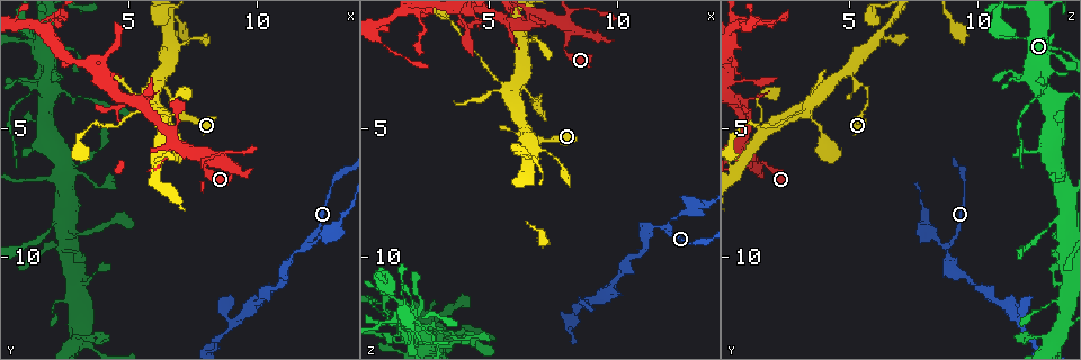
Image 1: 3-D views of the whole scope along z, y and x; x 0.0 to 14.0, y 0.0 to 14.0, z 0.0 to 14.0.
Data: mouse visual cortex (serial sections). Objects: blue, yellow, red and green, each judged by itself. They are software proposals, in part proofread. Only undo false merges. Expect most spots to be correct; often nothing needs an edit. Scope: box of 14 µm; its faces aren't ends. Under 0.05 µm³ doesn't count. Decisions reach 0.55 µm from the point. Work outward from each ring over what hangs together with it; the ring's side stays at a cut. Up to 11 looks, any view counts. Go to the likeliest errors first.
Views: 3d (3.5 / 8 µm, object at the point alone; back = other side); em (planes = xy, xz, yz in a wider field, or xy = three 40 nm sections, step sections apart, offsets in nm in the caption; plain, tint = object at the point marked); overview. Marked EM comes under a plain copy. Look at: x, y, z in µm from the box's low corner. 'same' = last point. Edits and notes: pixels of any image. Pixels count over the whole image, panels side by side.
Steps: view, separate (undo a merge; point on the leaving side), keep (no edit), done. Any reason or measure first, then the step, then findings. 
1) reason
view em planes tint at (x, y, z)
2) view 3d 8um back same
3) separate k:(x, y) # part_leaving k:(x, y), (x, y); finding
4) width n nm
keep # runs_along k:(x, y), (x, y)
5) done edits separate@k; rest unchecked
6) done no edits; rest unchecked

calibre changes
view 3d 3.5um at (2.6, 3.5, 12.8)

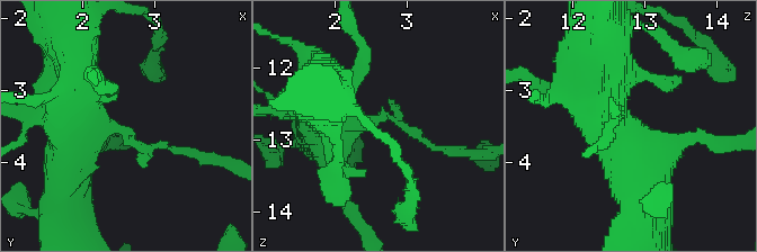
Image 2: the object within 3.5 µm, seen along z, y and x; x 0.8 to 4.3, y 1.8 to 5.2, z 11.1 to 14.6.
need the tissue
view em xy step 1 tint at (2.55, 3.55, 12.75)

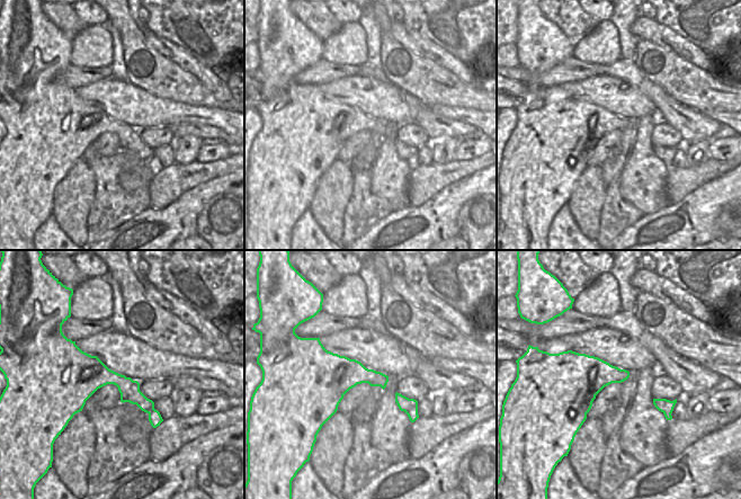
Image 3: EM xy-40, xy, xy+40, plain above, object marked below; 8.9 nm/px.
keep # runs_along 2:(320, 101), (348, 122), (386, 116), (432, 147); continuous, no second cell

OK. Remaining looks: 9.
thick turns thin
view 3d 3.5um back at (11.9, 9.6, 8.9)

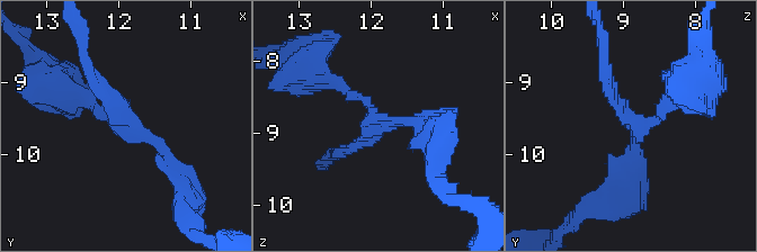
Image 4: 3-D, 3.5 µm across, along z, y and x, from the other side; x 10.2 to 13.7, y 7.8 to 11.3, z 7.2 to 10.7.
arms 3; arm_widths 150, 200, 200 nm; need the tissue
view em planes tint at (11.90, 9.55, 8.90)

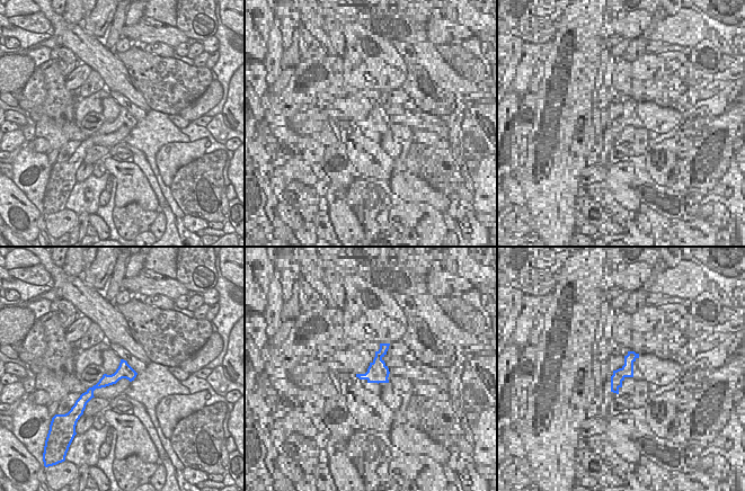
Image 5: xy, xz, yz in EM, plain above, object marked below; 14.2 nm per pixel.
keep # runs_along 5:(133, 374), (106, 380), (90, 394); one cell here

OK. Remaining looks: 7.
four-way junction
view 3d 8um at (8.2, 6.3, 1.3)

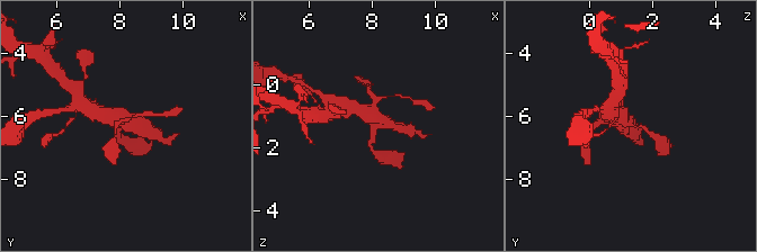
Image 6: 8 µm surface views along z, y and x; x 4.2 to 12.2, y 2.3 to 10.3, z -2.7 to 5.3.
arms 4; arm_widths 150, 150, 300, 450 nm; now the EM
view em xy step 3 tint at (8.1, 6.2, 1.2)

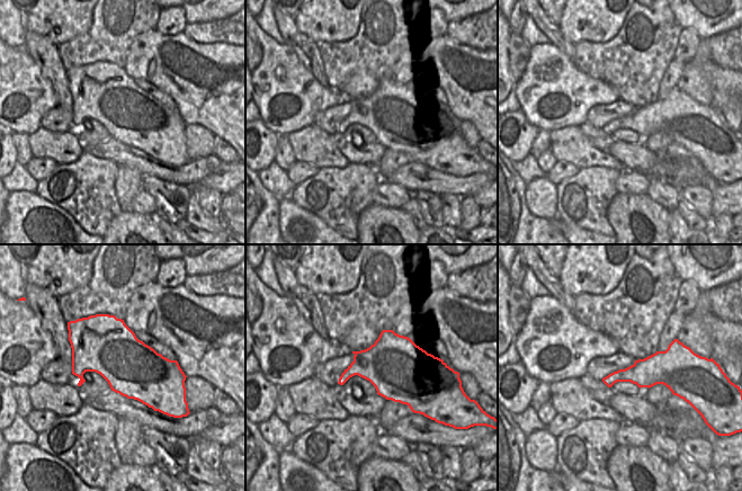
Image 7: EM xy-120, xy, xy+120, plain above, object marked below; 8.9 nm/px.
keep # runs_along 6:(655, 138), (643, 126), (612, 114); all the same cell

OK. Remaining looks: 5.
narrows sharply
view 3d 3.5um back at (9.8, 12.0, 11.1)

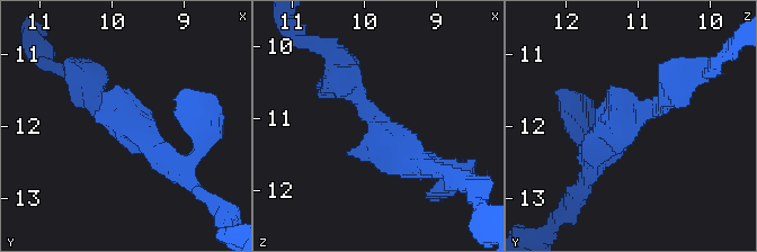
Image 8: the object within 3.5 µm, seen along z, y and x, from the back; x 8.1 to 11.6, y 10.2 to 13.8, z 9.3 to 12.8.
keep # runs_along 8:(90, 86), (177, 169); continuous, no second cell

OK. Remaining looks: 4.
done no edits; rest unchecked

